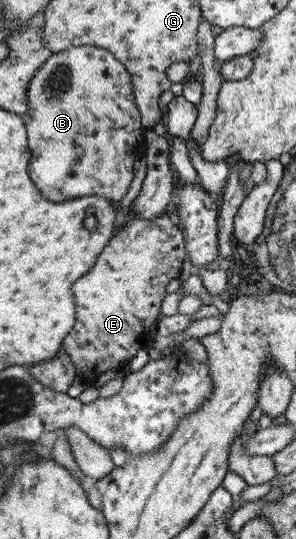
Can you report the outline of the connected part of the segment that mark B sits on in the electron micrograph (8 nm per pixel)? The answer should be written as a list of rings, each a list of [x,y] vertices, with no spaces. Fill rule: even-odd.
[[[74,46],[52,53],[27,86],[28,176],[50,202],[100,196],[119,201],[132,181],[132,162],[145,148],[131,76],[105,48]]]

